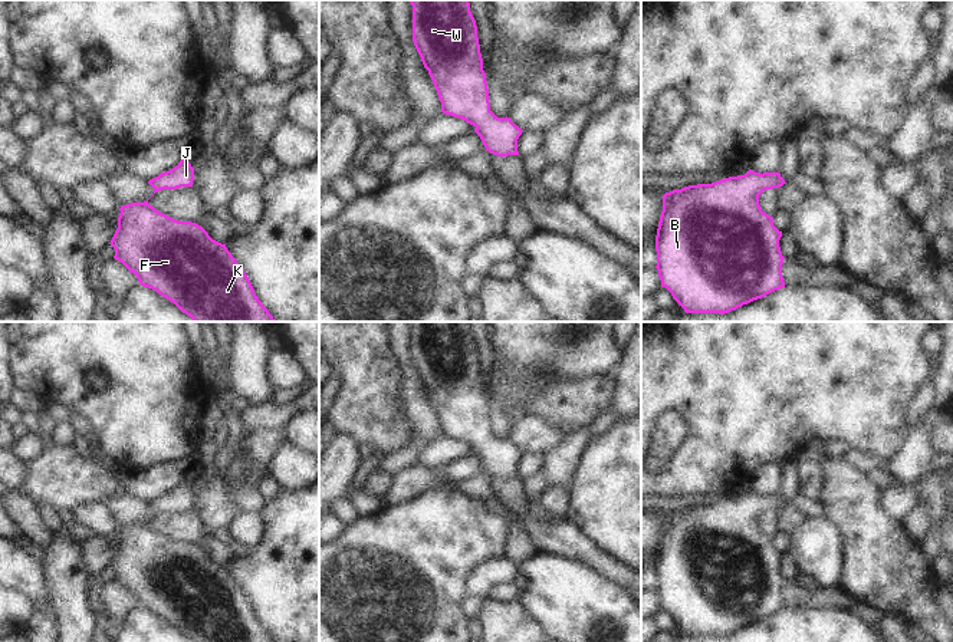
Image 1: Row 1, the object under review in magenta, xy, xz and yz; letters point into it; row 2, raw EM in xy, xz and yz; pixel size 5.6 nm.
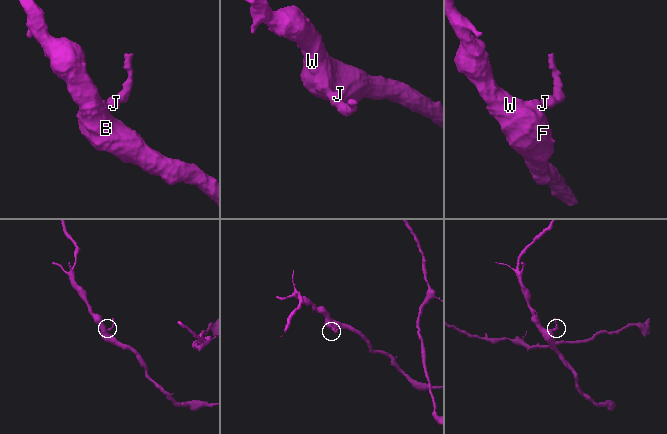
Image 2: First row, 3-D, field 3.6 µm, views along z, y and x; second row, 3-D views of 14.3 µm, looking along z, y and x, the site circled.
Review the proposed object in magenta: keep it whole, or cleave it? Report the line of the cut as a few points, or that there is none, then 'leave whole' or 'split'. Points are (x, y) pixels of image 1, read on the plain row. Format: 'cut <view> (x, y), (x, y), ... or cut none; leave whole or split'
cut none; leave whole

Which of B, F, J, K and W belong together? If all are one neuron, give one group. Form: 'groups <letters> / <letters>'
groups B F J K W

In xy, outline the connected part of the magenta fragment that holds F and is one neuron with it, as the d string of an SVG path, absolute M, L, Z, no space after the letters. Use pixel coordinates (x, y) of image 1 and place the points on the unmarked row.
M148 521L121 527L119 533L118 550L109 566L115 570L114 580L134 595L141 608L155 612L193 642L276 642L226 566L213 562L201 547L174 541L149 527Z

